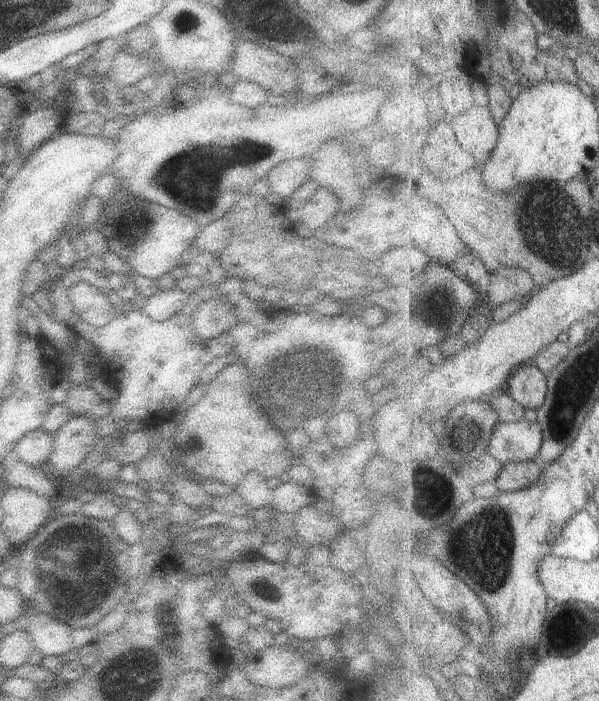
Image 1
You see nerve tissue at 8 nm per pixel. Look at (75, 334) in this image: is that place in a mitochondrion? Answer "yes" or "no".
no

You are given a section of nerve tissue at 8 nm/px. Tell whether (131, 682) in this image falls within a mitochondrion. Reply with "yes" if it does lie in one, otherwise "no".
yes

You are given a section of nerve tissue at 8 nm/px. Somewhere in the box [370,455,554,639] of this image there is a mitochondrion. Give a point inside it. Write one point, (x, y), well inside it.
(480, 554)

